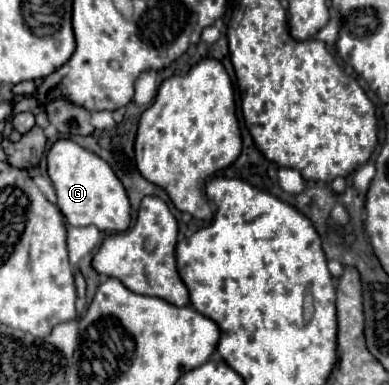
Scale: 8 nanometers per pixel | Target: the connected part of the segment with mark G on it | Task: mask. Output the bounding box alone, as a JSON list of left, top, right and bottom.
[47,139,131,231]

